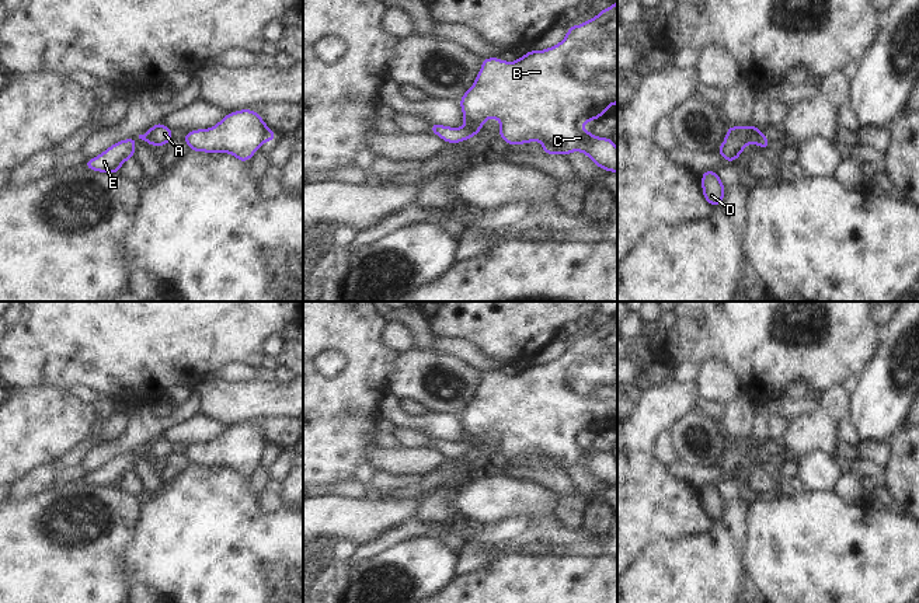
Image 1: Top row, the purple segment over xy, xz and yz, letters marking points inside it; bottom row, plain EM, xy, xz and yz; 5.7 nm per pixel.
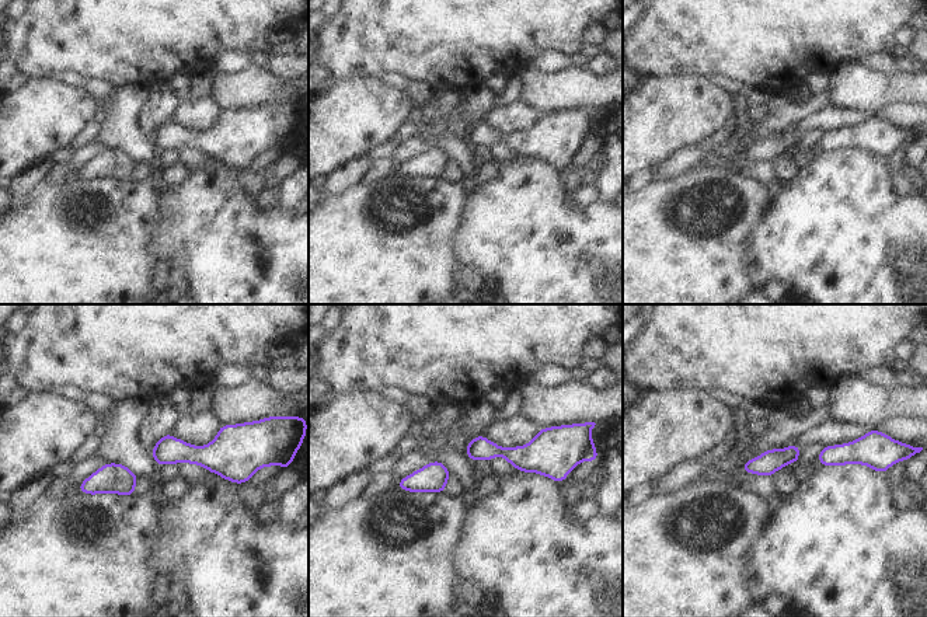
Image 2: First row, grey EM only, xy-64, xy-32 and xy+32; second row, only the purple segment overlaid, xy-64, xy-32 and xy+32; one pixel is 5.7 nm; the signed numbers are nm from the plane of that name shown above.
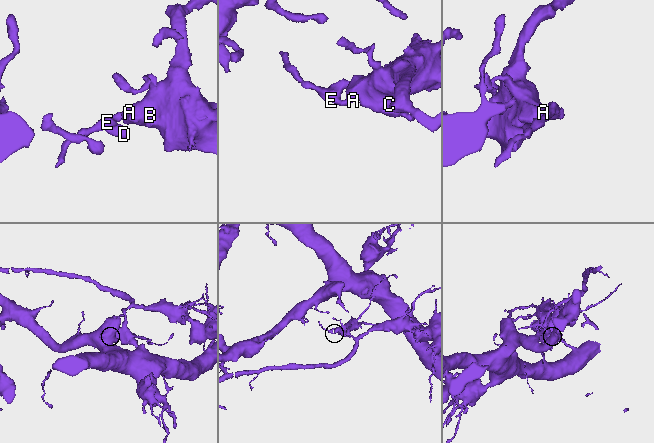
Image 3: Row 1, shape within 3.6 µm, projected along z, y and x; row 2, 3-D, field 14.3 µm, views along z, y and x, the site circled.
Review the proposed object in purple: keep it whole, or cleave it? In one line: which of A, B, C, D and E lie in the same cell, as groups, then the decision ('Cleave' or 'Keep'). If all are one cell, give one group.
Groups: A B C D E. Keep.

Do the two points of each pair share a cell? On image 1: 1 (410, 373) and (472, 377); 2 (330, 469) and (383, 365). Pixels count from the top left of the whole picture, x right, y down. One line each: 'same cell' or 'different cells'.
1: same cell
2: same cell

